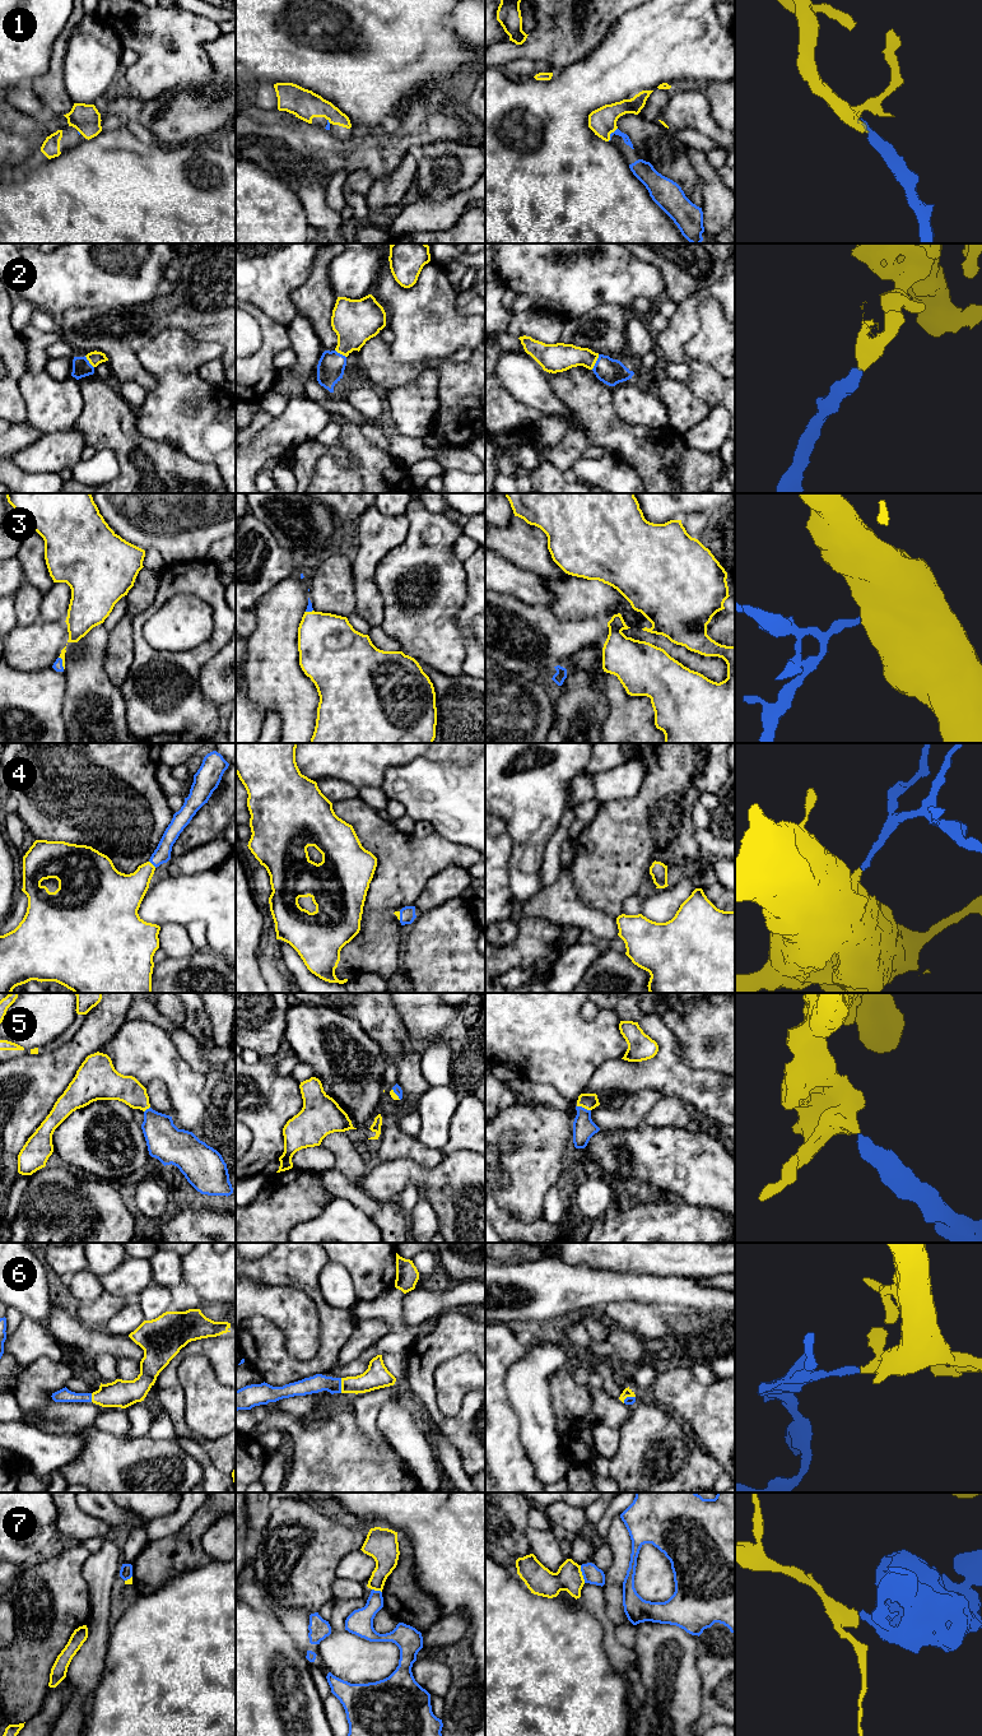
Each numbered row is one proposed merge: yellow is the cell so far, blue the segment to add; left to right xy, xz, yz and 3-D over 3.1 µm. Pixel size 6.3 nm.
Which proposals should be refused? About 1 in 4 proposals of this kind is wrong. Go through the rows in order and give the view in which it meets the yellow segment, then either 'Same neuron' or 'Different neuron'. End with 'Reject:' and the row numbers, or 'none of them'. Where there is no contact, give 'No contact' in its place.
1: Touches yellow in yz. Same neuron
2: Touches yellow in yz. Same neuron
3: Touches yellow in xy. Same neuron
4: Touches yellow in xy. Same neuron
5: Touches yellow in yz. Same neuron
6: Touches yellow in xz. Same neuron
7: Touches yellow in yz. Different neuron
Reject: 7

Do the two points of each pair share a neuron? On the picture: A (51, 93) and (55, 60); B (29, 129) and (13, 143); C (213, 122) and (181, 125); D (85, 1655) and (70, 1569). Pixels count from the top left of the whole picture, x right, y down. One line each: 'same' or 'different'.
A: same
B: same
C: same
D: different

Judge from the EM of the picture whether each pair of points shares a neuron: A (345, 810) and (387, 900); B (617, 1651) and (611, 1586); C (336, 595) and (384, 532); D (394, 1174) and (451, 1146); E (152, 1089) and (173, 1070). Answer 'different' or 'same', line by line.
A: same
B: different
C: different
D: different
E: different

